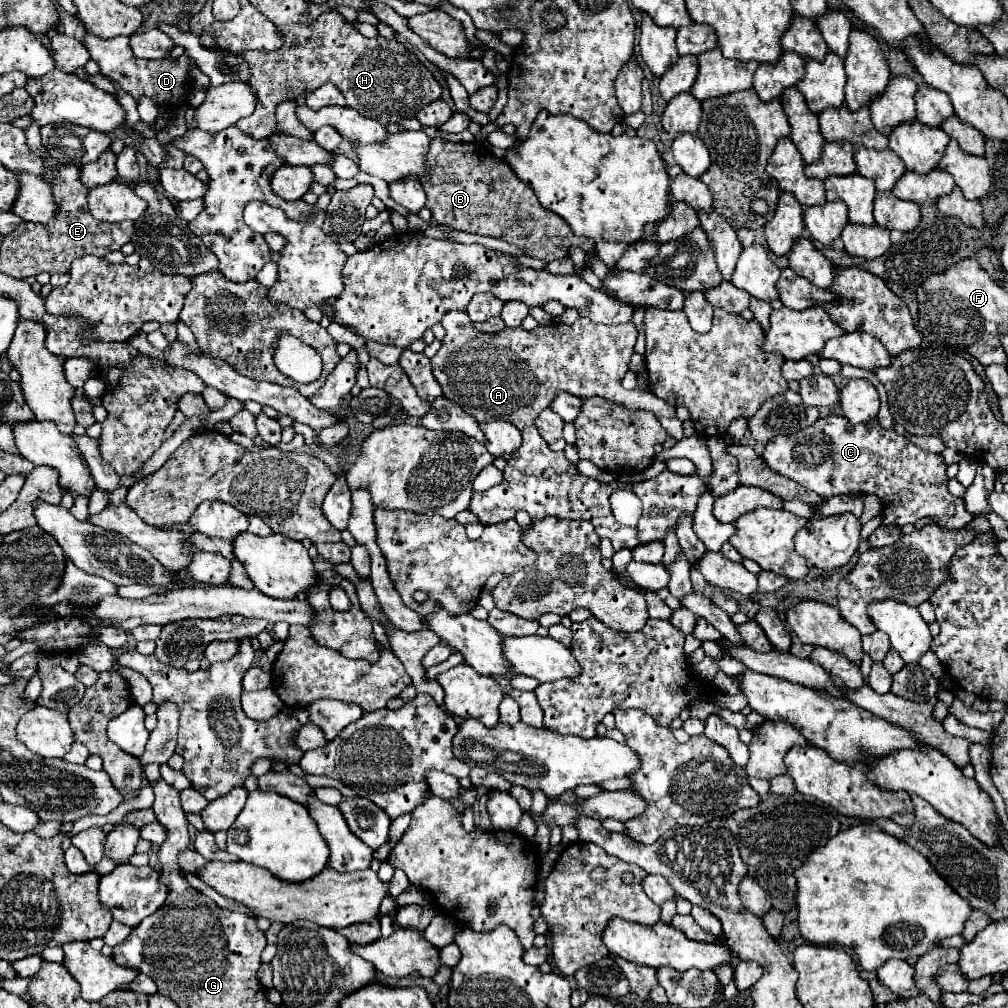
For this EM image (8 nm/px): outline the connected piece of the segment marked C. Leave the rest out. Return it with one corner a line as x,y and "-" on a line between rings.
825,415
815,425
791,437
773,437
767,441
763,461
775,473
797,481
821,497
841,493
879,495
885,503
885,525
903,527
907,523
917,523
919,519
931,517
941,527
961,529
973,519
973,515
965,509
963,499
949,493
949,477
945,475
947,465
943,463
941,455
923,451
899,433
879,427
877,419
851,425
841,415

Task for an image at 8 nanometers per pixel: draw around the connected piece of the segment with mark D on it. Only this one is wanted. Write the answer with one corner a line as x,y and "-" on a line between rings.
91,33
85,35
85,47
91,53
91,59
95,59
101,67
101,75
107,75
111,81
117,81
123,91
127,91
133,99
141,97
151,97
157,107
165,107
169,113
179,111
181,107
189,105
191,93
193,93
193,83
189,77
189,71
197,65
189,61
189,55
181,55
179,59
159,59
159,61
149,61
149,59
137,59
133,57
133,51
129,49
129,37
113,37
113,39
101,39

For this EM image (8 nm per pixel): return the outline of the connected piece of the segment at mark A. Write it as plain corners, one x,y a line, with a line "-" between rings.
447,313
441,321
447,335
443,339
441,349
437,355
431,358
432,372
437,383
443,389
443,395
451,401
455,401
465,413
469,413
477,421
489,421
489,419
505,419
517,425
517,429
529,427
535,423
541,409
549,407
553,403
553,397
557,391
571,393
575,397
605,397
607,401
613,401
617,405
625,405
625,409
645,409
651,411
659,423
667,429
671,437
677,441
683,437
681,421
675,415
675,409
661,401
651,391
627,390
621,387
623,375
629,371
629,359
633,355
633,345
637,341
637,329
633,323
629,325
603,325
593,323
589,319
579,317
571,327
563,323
551,323
551,325
537,325
533,331
527,331
523,327
517,329
501,329
497,333
479,333
473,325
467,313

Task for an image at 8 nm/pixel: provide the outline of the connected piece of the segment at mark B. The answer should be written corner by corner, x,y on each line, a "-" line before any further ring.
433,139
427,161
429,175
425,175
421,181
427,193
427,209
439,225
503,239
523,247
529,257
543,261
567,257
571,245
579,245
583,251
593,249
593,239
575,237
571,227
561,221
561,217
541,207
535,193
517,179
507,161
493,157
485,145

